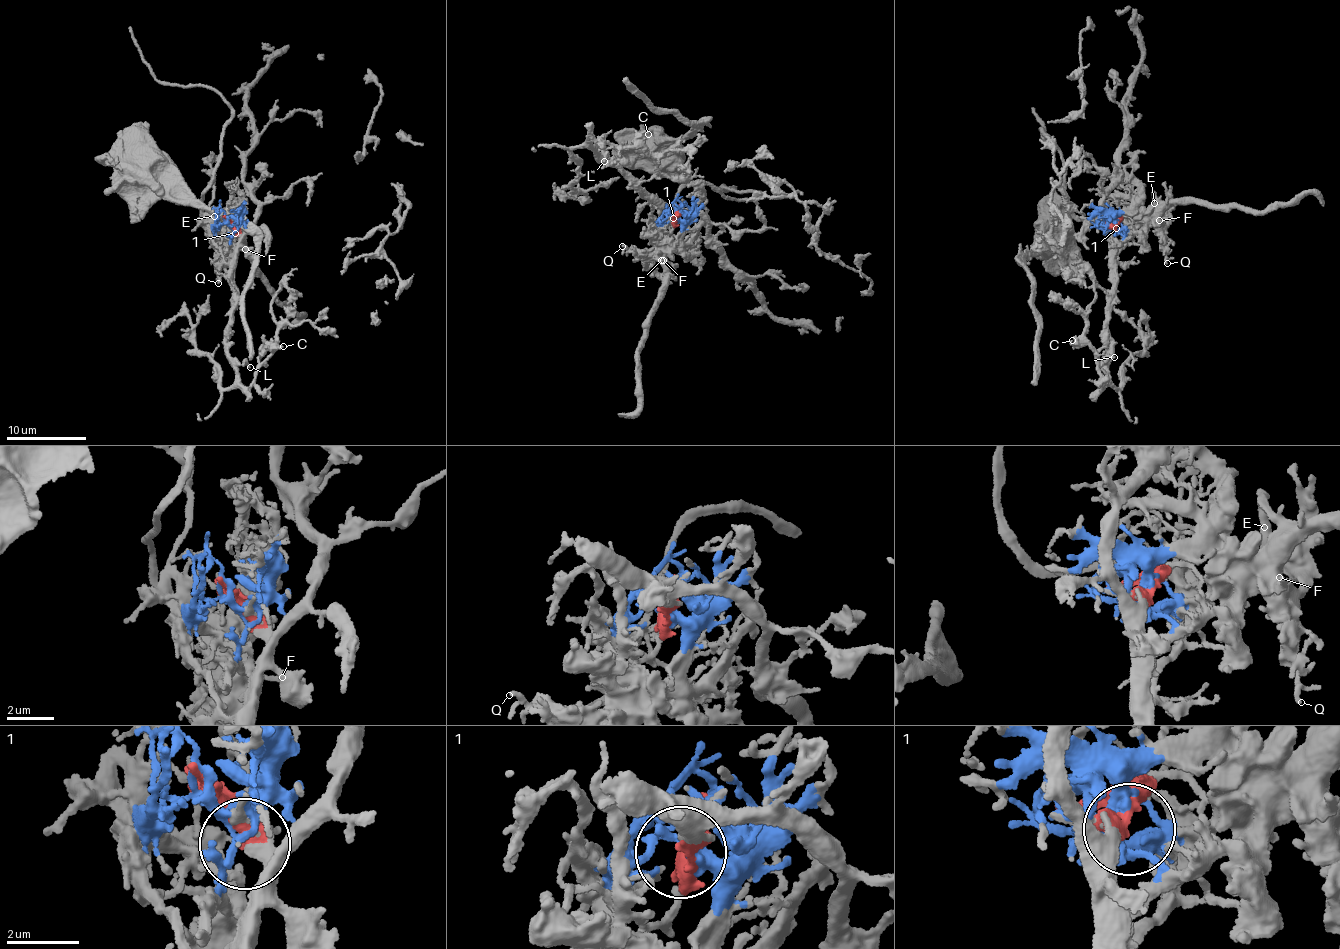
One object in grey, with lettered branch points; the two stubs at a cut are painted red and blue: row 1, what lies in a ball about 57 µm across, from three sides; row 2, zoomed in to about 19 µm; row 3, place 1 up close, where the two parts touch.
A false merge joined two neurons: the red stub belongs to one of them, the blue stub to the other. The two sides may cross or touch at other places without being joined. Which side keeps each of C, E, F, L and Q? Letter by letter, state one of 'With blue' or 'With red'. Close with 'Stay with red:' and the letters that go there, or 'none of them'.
C: With red
E: With blue
F: With blue
L: With red
Q: With blue
Stay with red: C, L

